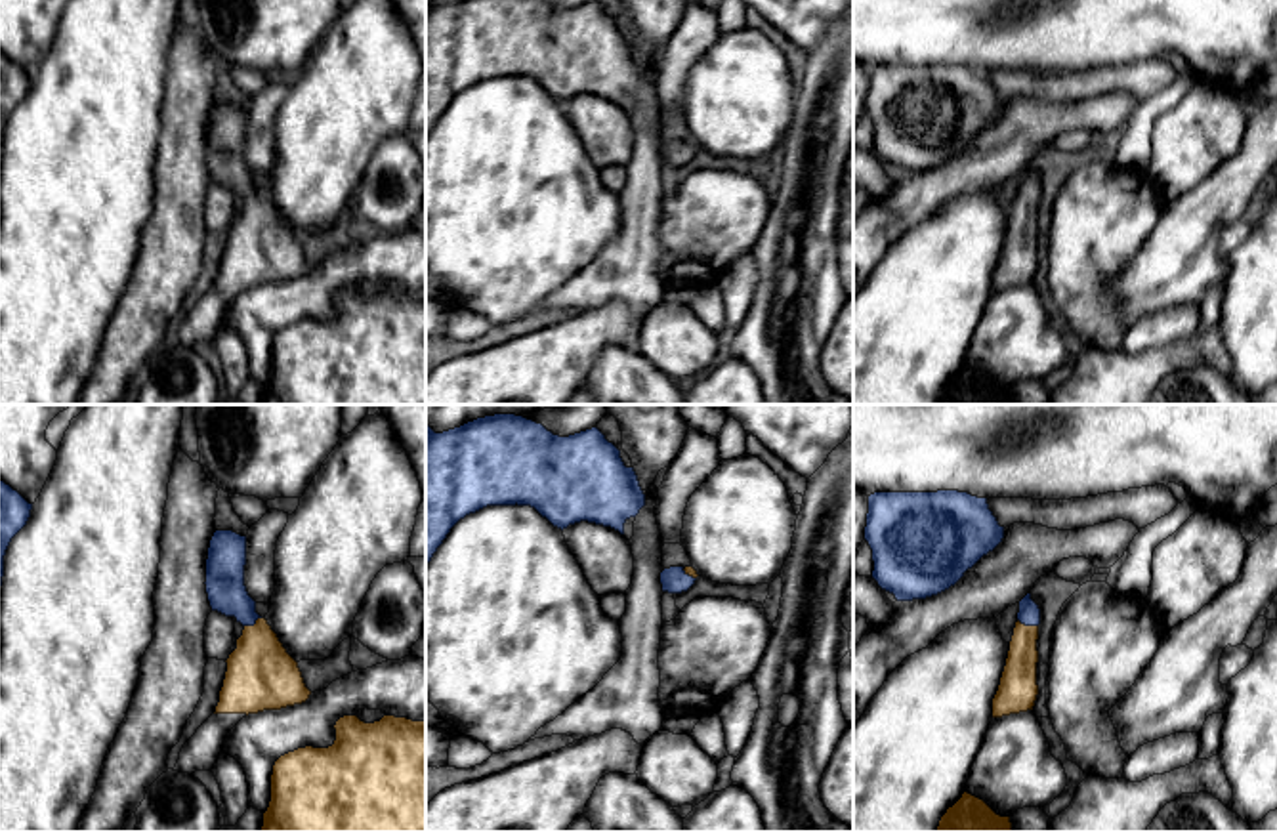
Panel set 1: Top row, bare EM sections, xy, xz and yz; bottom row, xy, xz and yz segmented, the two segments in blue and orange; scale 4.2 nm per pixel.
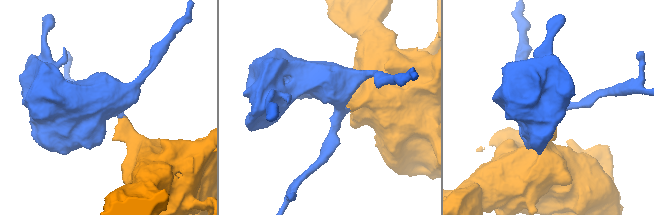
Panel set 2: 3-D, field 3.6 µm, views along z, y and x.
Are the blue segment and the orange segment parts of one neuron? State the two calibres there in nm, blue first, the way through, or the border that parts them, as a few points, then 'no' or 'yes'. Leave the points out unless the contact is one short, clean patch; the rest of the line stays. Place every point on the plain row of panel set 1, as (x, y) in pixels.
90/150 nm | across yz (1029, 186), (1027, 197), (1018, 254) | yes

